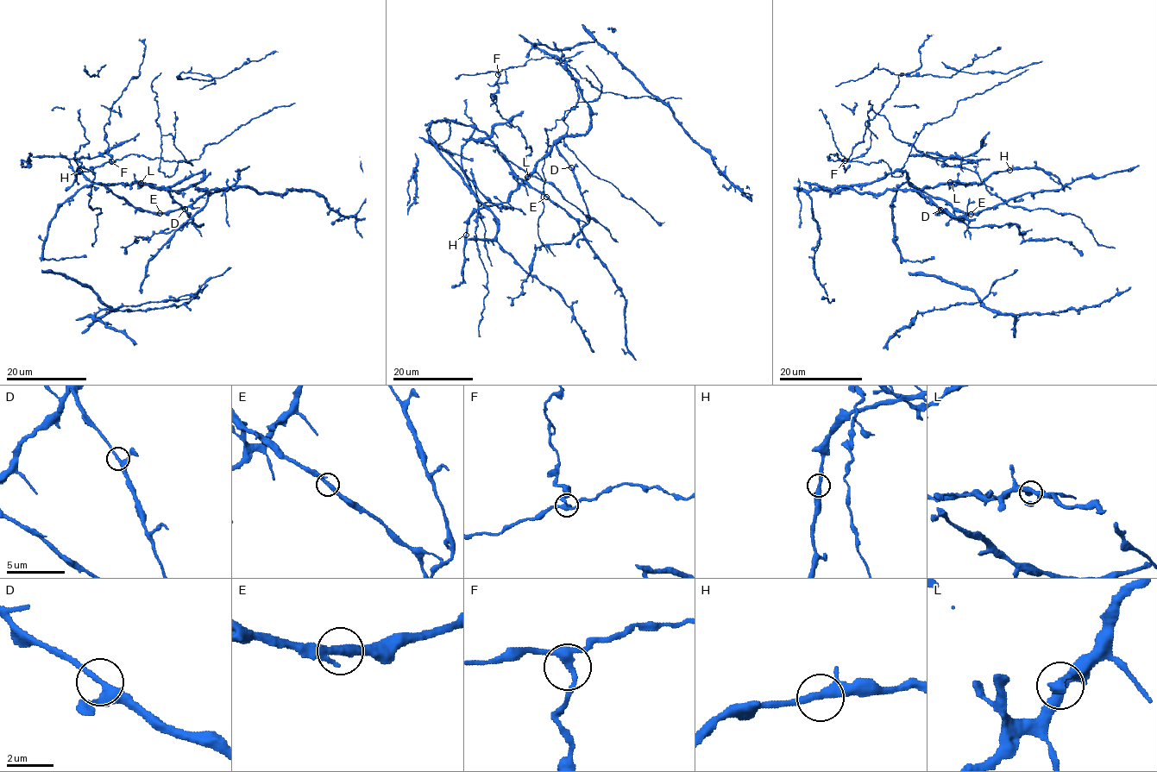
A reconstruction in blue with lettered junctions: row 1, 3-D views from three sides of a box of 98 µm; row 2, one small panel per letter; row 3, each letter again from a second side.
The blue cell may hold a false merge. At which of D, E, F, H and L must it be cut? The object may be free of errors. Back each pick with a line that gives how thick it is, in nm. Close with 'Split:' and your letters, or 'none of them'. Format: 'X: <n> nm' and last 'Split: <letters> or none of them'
Split: none of them

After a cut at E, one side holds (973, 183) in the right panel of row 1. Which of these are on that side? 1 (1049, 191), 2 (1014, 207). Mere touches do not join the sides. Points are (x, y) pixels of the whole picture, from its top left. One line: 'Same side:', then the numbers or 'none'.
Same side: 2

